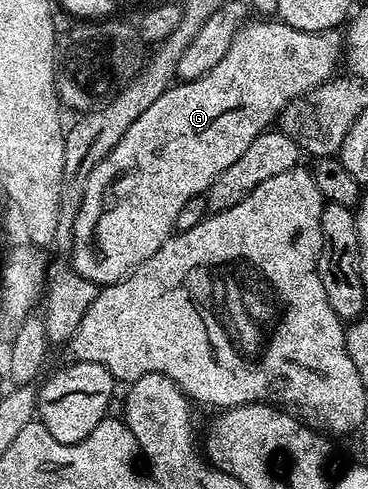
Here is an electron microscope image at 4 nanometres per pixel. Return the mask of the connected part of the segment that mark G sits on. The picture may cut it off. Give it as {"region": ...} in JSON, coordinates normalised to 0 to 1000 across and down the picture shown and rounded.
{"region":[[[712,37],[704,41],[712,41],[704,49],[671,47],[649,63],[633,86],[620,94],[620,110],[609,110],[609,119],[598,119],[598,127],[587,127],[587,135],[576,135],[571,147],[557,147],[530,164],[476,170],[454,182],[440,198],[424,202],[413,217],[402,219],[402,225],[391,225],[391,233],[380,233],[380,241],[370,241],[370,249],[340,256],[332,278],[310,297],[310,305],[293,317],[274,321],[247,342],[228,370],[234,387],[220,387],[217,393],[217,423],[209,442],[201,444],[201,464],[196,468],[196,526],[201,524],[196,544],[231,573],[247,573],[253,581],[285,585],[318,581],[321,575],[342,571],[378,540],[394,536],[408,521],[424,519],[440,499],[465,485],[476,472],[478,438],[489,438],[492,425],[522,405],[568,393],[587,362],[609,356],[609,348],[620,348],[620,339],[630,339],[630,331],[641,331],[641,323],[652,323],[652,315],[663,315],[663,307],[674,307],[674,299],[685,288],[742,256],[734,252],[742,249],[745,235],[764,221],[783,219],[799,202],[802,211],[832,190],[851,188],[867,172],[889,170],[910,153],[913,141],[908,137],[916,135],[918,123],[924,131],[924,74],[916,63],[818,65],[793,53],[769,49],[753,37]]]}

